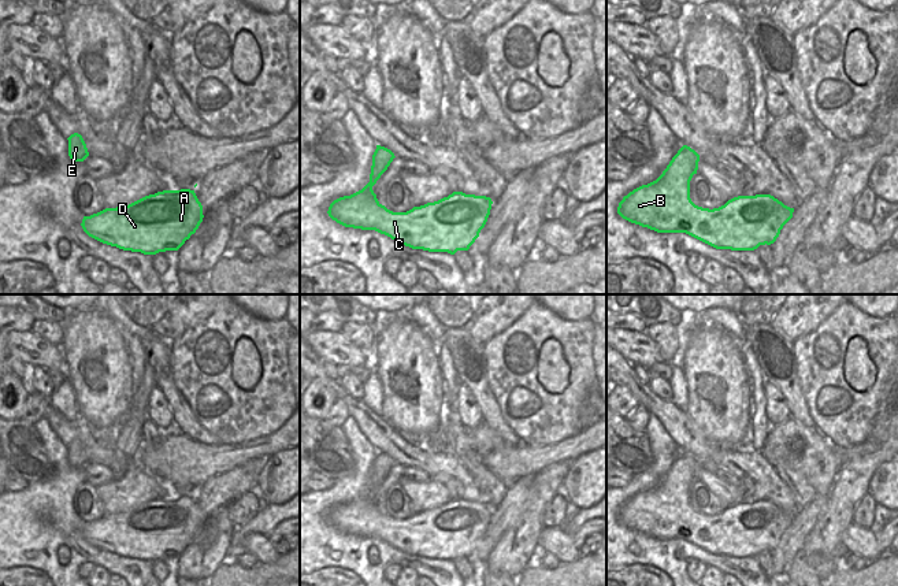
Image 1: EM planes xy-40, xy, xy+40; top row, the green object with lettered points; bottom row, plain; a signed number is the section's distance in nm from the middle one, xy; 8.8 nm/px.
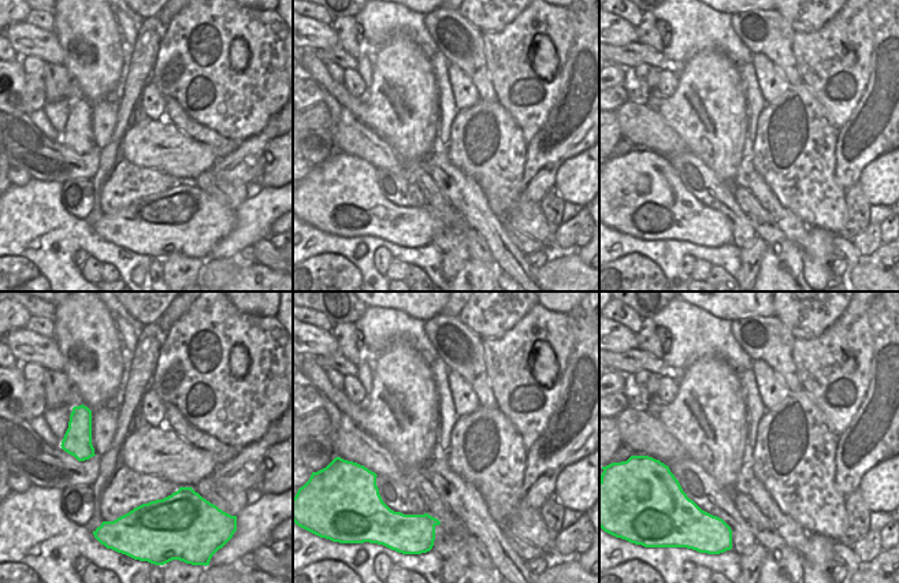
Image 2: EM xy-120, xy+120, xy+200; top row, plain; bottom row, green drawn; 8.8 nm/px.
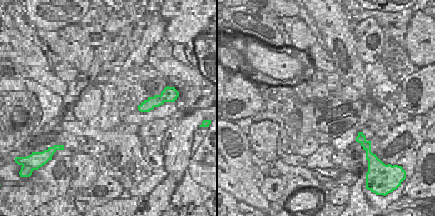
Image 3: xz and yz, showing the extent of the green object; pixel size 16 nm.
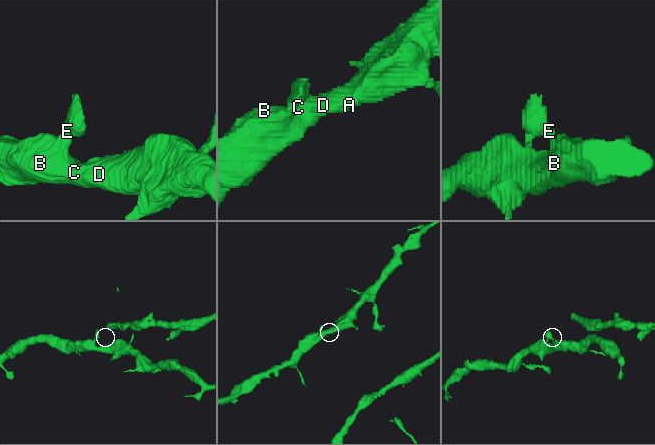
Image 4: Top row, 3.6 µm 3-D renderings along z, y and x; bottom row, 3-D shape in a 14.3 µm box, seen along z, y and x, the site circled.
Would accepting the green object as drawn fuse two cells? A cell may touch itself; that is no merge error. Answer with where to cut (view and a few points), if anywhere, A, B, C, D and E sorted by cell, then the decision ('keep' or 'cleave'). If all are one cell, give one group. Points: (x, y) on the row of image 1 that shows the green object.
no cut; A B C D E; keep

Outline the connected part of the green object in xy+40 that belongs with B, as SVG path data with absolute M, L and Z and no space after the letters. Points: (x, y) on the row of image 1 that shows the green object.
M683 145L663 174L642 185L619 203L617 214L635 225L657 233L686 233L716 249L754 251L776 241L783 226L793 218L794 208L771 194L738 196L719 208L702 208L690 199L690 181L698 170L700 155Z

